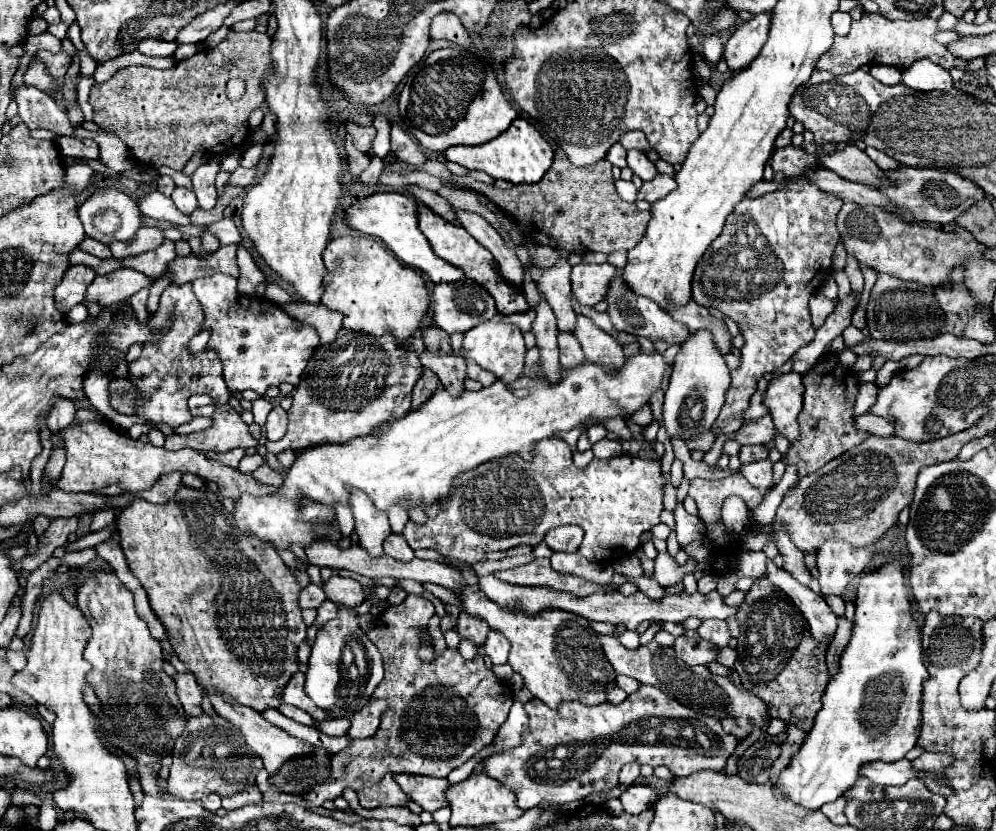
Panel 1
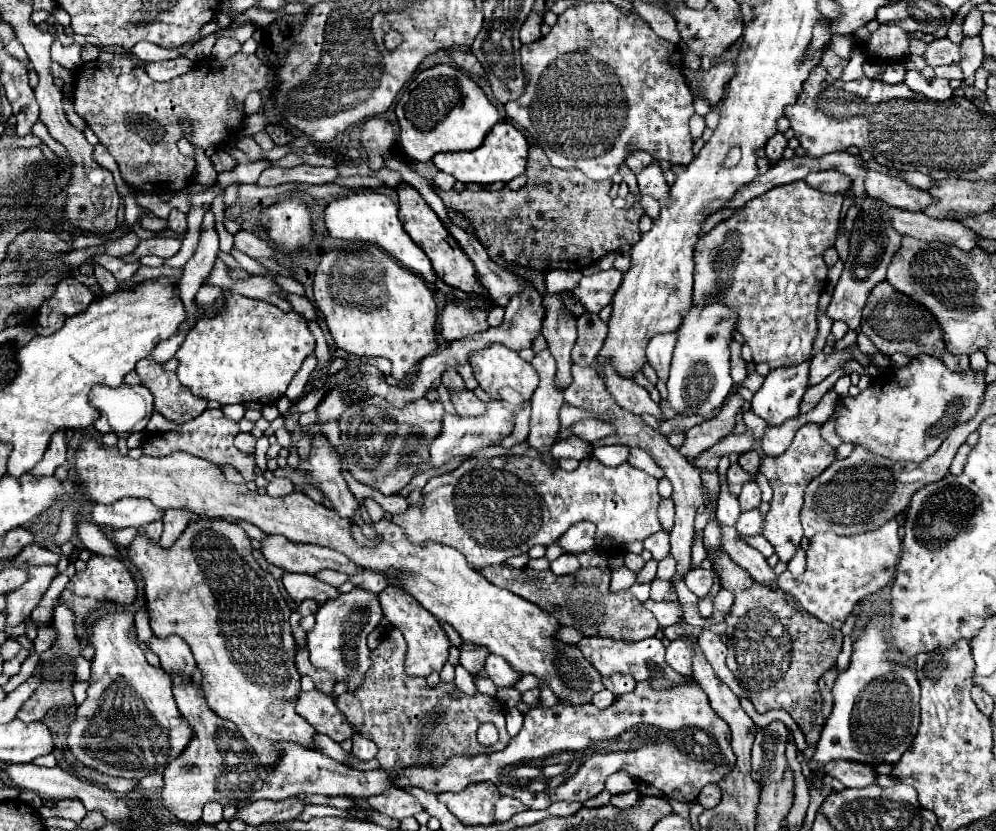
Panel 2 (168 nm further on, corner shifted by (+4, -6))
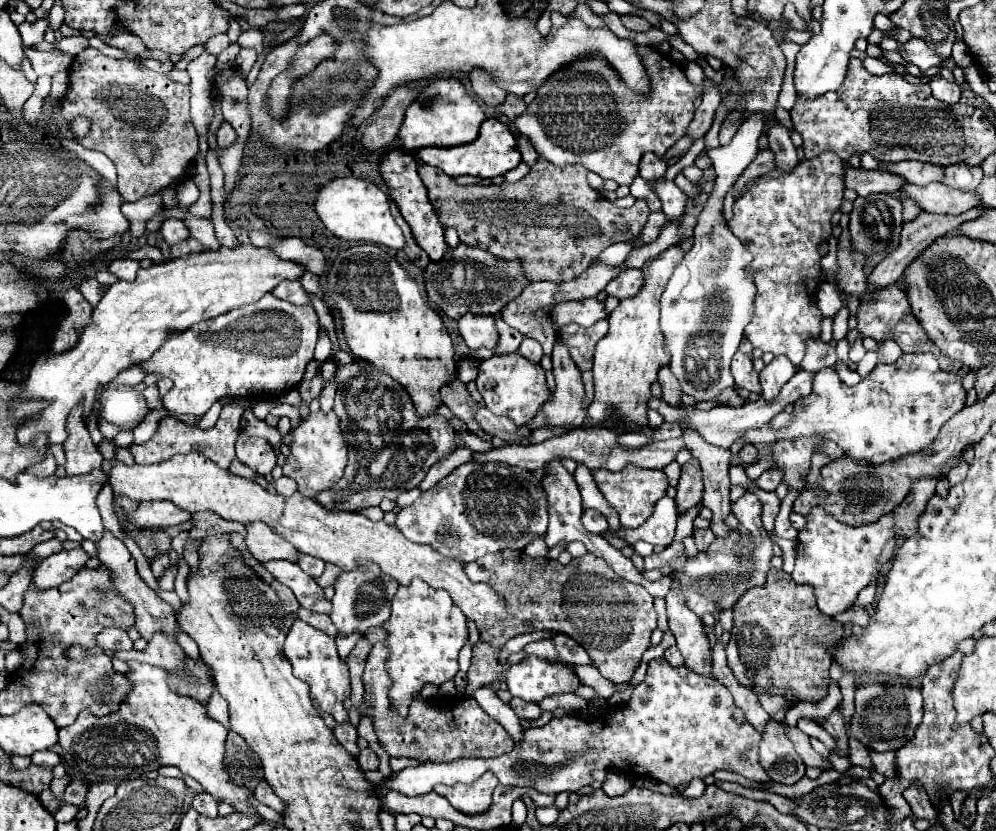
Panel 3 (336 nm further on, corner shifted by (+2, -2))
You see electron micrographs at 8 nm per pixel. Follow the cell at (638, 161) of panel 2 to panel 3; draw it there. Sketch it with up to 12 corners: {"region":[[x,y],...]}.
{"region":[[645,153],[639,175],[649,183],[665,175],[667,163],[655,153]]}

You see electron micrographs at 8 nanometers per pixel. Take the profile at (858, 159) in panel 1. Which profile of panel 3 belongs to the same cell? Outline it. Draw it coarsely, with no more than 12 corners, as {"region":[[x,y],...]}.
{"region":[[905,183],[899,199],[927,213],[959,215],[979,205],[975,193],[943,183]]}

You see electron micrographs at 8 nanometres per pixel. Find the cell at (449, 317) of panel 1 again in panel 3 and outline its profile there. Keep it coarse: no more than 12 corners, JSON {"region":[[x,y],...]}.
{"region":[[463,315],[459,333],[469,349],[499,341],[491,315]]}

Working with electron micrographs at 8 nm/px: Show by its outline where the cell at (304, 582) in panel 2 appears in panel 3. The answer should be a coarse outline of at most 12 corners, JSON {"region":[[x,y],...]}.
{"region":[[299,565],[265,569],[295,593],[301,607],[327,615],[331,601]]}

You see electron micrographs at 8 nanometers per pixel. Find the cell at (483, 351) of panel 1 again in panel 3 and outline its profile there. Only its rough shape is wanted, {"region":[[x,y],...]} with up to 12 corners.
{"region":[[519,353],[479,365],[495,415],[527,425],[549,399],[545,369]]}

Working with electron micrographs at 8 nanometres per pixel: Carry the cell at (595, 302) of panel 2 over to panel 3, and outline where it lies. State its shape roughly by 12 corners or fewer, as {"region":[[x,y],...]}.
{"region":[[639,269],[621,271],[605,287],[617,299],[633,297],[641,289]]}

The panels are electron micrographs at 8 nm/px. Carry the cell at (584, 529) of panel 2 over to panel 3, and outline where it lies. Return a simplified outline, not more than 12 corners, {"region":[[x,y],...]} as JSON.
{"region":[[593,509],[583,511],[583,527],[601,535],[607,519]]}

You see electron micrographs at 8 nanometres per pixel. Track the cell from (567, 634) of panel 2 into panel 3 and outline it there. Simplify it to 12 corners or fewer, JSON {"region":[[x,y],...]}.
{"region":[[537,631],[515,636],[501,648],[499,661],[523,650],[530,642],[551,638],[550,631]]}

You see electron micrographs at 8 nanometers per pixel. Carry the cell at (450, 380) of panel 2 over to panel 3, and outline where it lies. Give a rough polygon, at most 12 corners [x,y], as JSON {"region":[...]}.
{"region":[[459,379],[441,387],[443,403],[467,429],[481,431],[475,421],[477,401]]}

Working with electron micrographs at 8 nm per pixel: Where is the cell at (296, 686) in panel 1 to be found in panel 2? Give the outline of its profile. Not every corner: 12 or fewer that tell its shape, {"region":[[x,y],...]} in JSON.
{"region":[[301,691],[301,717],[337,743],[353,737],[353,727],[329,695]]}

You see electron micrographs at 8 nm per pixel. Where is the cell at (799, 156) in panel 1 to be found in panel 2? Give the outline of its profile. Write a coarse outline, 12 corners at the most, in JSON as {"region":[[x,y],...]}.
{"region":[[839,171],[807,175],[811,187],[845,195],[853,181]]}

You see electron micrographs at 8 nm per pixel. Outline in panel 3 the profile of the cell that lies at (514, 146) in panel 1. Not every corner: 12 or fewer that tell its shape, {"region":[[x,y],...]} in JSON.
{"region":[[485,119],[473,143],[417,155],[449,177],[491,179],[521,163],[517,137]]}

